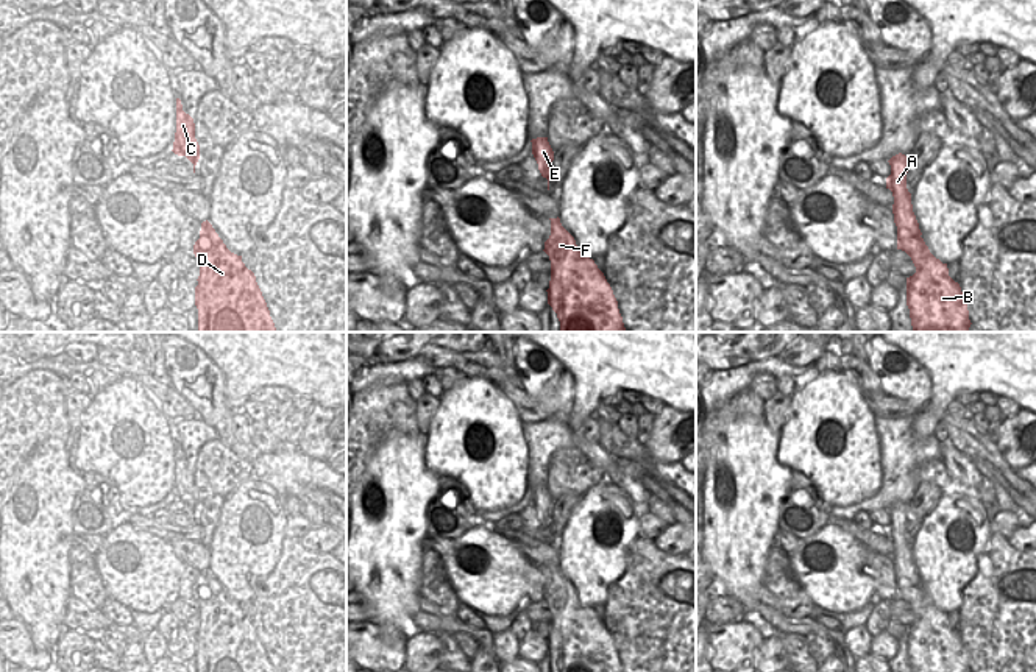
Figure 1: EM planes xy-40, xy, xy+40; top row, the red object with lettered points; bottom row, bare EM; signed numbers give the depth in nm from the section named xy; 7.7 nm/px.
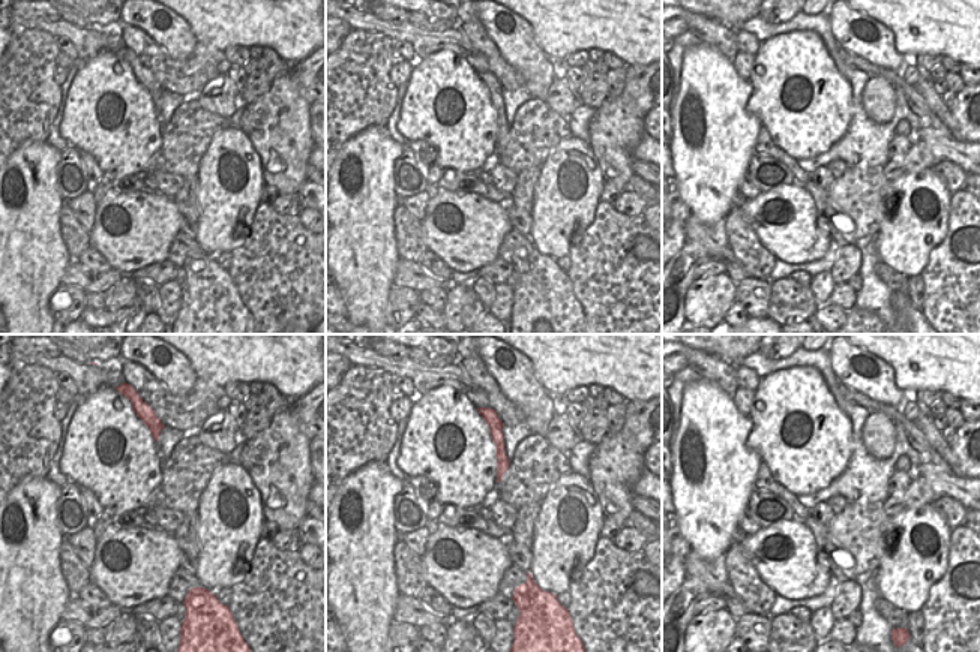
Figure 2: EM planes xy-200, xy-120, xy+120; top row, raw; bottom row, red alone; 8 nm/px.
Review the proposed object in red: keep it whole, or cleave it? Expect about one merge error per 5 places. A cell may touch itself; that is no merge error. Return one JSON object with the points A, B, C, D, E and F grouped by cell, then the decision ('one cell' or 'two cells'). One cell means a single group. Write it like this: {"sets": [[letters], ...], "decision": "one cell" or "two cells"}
{"sets": [["A", "B", "C", "D", "E", "F"]], "decision": "one cell"}

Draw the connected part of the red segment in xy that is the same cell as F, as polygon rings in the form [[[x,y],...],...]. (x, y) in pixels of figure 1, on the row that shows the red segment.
[[[560,218],[551,220],[551,235],[545,242],[545,253],[551,260],[548,304],[560,321],[559,332],[624,332],[618,301],[604,273],[593,259],[584,257],[574,237],[562,226]]]

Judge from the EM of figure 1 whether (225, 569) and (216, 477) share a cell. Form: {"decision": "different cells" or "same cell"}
{"decision": "different cells"}

